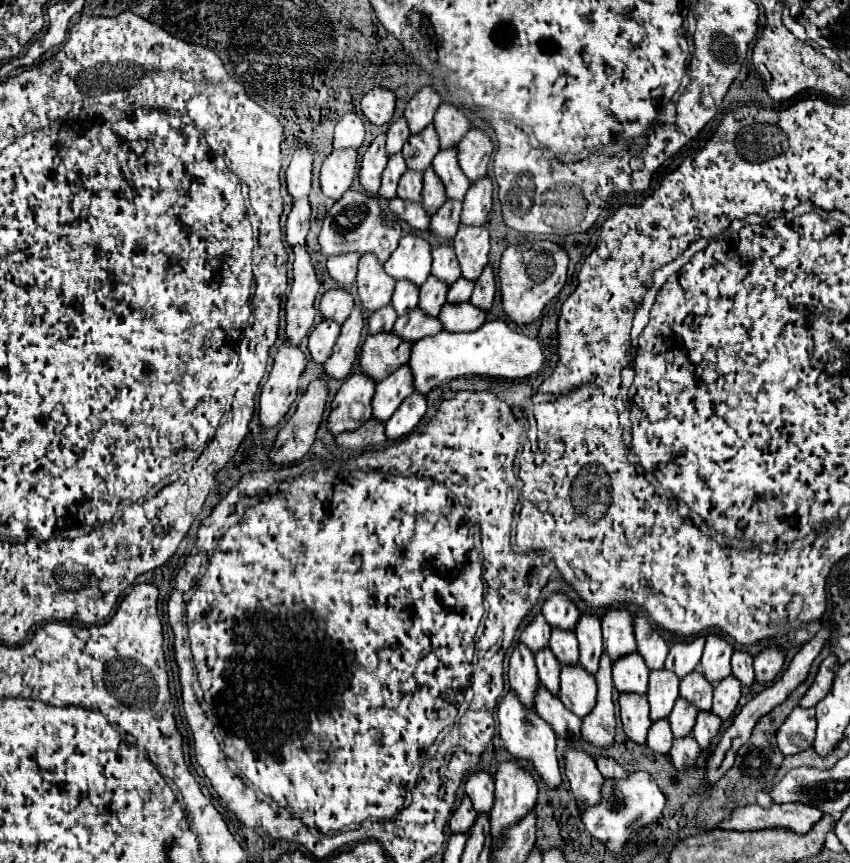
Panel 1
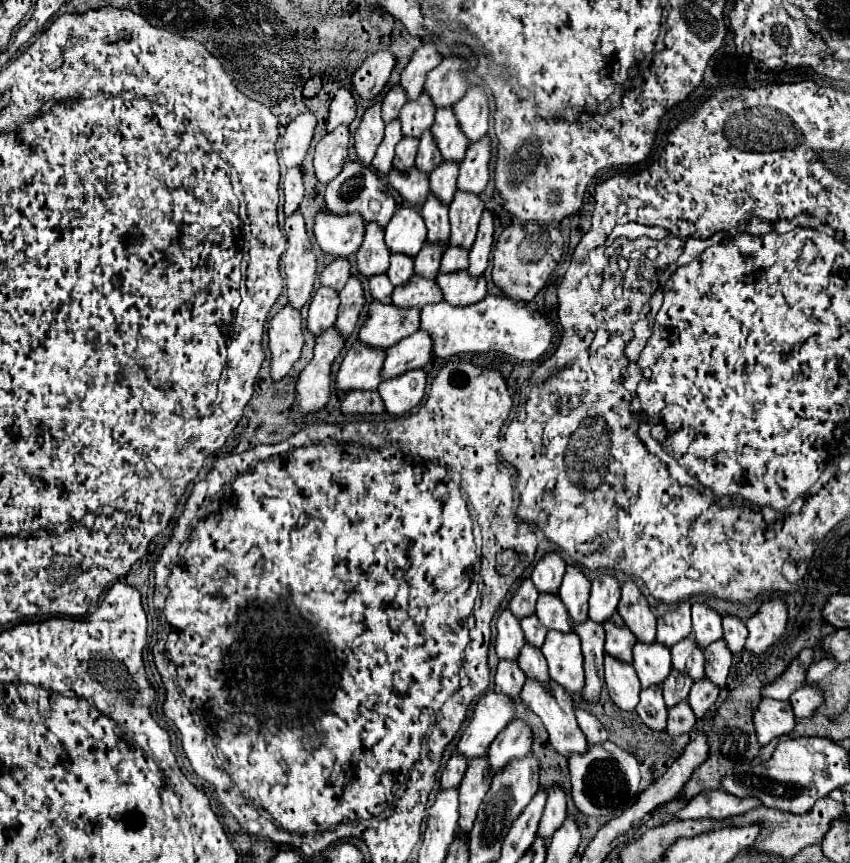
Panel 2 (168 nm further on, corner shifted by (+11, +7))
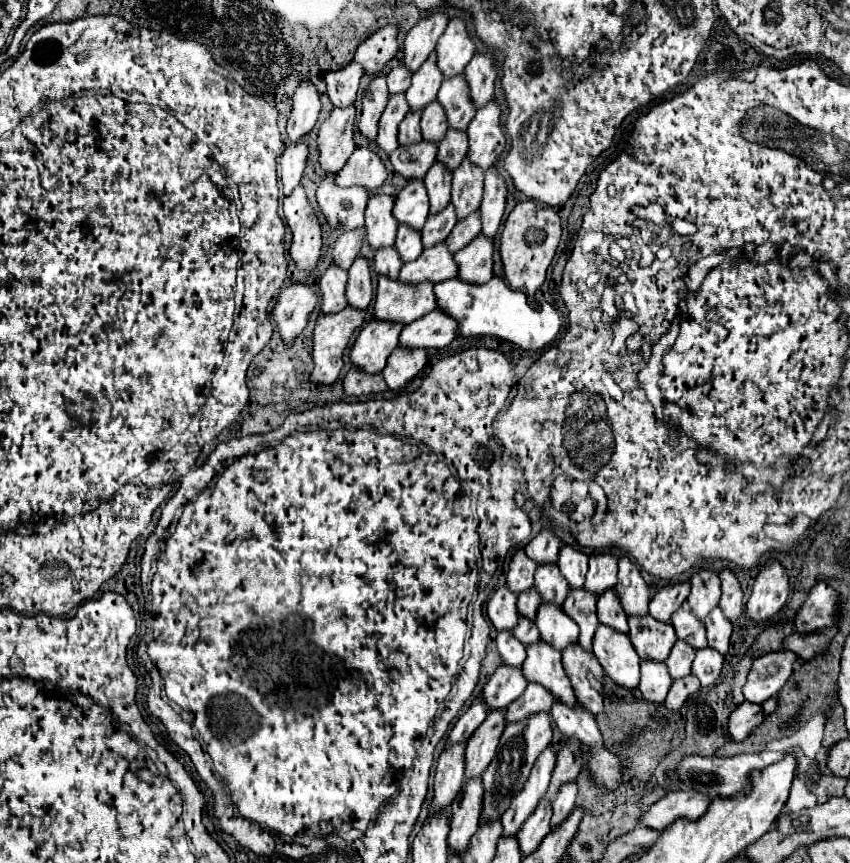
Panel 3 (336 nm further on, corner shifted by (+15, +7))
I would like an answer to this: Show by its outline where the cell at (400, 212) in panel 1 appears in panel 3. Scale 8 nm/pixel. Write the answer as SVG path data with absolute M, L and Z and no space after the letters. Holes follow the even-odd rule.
M421 140L417 144L405 144L399 146L391 156L391 164L397 174L405 176L407 180L411 176L425 176L425 170L435 162L437 158L437 144L431 140Z

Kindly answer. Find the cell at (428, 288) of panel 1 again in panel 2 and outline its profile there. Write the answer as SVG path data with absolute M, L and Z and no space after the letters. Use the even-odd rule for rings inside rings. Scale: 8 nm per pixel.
M425 242L425 246L421 248L421 252L415 258L415 274L427 280L435 280L439 274L439 260L441 260L441 246L429 246Z

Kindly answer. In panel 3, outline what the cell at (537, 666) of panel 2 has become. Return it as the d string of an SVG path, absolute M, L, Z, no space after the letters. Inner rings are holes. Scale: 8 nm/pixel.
M519 616L519 622L513 628L513 634L517 634L517 638L521 638L521 642L525 646L529 646L529 644L533 644L533 642L539 640L539 630L537 630L535 620L529 620L525 616Z

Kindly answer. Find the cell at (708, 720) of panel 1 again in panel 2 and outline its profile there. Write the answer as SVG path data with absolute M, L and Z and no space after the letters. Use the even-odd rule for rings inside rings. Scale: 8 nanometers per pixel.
M707 678L701 680L701 682L697 682L697 684L693 684L687 702L689 702L689 706L691 706L691 710L693 710L693 714L695 714L697 720L705 718L705 712L715 704L717 696L719 696L717 686L713 686Z

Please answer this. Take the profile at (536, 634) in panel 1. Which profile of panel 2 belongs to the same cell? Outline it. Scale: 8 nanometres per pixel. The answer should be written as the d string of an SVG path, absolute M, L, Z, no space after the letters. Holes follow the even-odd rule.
M523 580L519 590L515 592L515 596L509 602L509 610L513 612L513 616L517 620L523 620L523 618L535 614L535 602L537 602L537 590L535 590L533 582Z

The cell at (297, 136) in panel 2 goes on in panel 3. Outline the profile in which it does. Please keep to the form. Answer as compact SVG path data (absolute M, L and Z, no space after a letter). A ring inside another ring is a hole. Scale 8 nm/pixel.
M303 78L293 94L293 110L287 122L287 134L291 142L299 142L307 132L313 130L319 110L319 92L311 80Z

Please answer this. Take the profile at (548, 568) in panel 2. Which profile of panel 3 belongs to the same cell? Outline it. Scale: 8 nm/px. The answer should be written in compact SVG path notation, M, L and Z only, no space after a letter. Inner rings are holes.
M541 530L533 540L527 542L525 552L537 564L545 564L545 562L557 562L559 548L561 548L561 540L551 530Z

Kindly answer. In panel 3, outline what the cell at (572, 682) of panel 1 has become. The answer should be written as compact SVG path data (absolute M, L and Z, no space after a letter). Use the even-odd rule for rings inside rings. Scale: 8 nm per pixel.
M543 602L537 610L535 622L539 626L541 640L549 642L557 650L563 650L565 646L577 642L579 626L573 618L565 614L563 606L557 606L553 602Z

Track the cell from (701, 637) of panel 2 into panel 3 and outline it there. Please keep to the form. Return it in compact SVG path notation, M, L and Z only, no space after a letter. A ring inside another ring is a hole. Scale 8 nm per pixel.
M701 568L691 576L691 594L687 598L687 604L693 610L693 614L697 614L697 618L703 620L709 614L709 610L713 610L713 606L719 604L719 598L721 582L715 572Z

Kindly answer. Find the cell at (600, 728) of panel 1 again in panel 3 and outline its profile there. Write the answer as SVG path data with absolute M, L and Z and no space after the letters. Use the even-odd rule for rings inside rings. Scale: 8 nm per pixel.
M571 588L563 610L579 624L579 644L585 646L585 650L591 650L591 640L595 634L595 628L599 624L597 620L597 594L585 590L585 588Z

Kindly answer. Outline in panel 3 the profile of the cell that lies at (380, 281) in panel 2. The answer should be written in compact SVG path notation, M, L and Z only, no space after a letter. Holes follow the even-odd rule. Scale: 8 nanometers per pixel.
M389 246L385 250L375 252L373 268L375 268L377 274L389 274L389 278L397 278L401 266L403 266L403 260L401 260L401 256L399 256L395 246Z

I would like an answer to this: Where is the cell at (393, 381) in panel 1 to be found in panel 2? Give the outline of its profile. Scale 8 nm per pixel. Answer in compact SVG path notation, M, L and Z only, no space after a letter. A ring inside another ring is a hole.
M415 332L411 338L401 340L397 346L391 346L385 352L385 362L381 368L381 380L397 378L409 370L421 368L429 362L429 338Z

